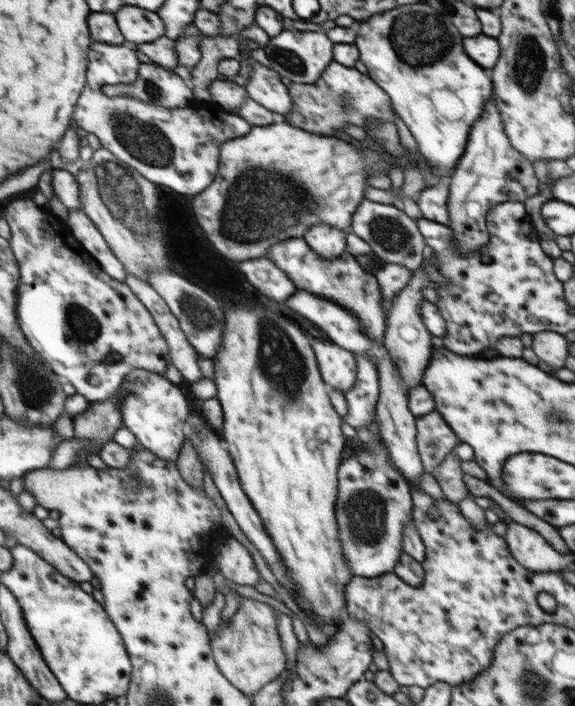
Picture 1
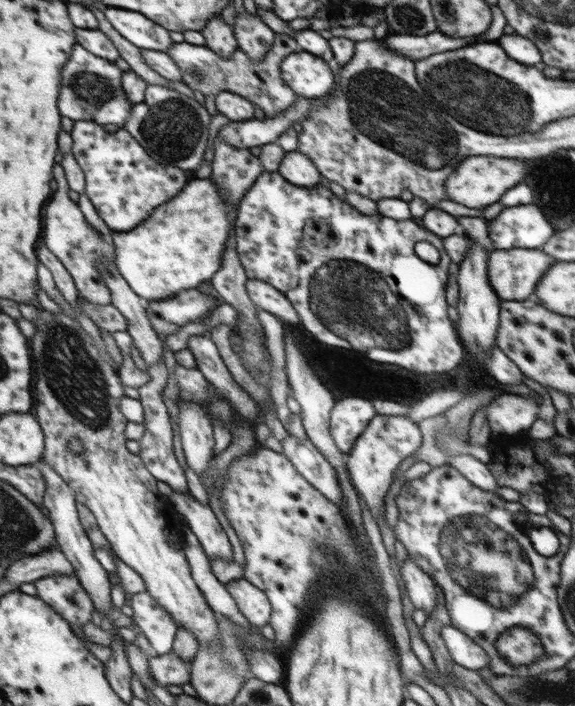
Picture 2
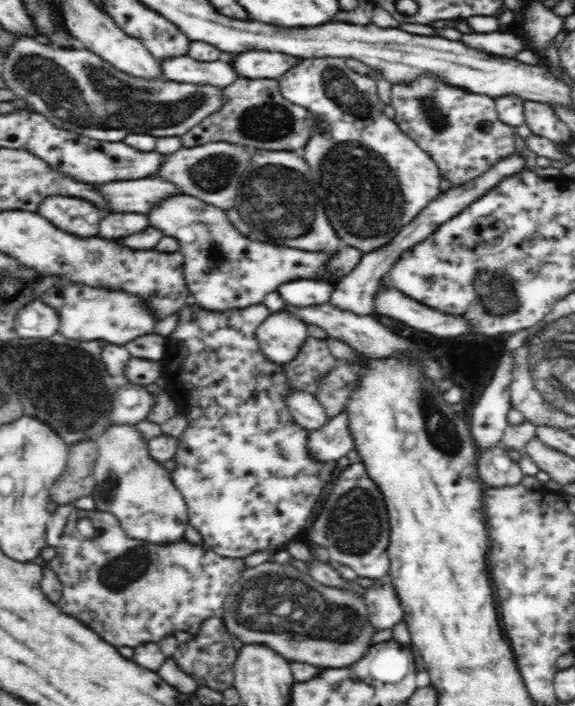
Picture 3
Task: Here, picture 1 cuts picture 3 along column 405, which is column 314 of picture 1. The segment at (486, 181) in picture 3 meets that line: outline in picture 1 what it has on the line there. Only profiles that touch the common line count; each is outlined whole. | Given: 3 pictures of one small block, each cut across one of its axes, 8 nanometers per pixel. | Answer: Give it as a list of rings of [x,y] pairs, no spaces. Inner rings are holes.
[[[318,224],[316,228],[308,230],[304,236],[302,236],[308,243],[308,246],[324,260],[334,260],[342,254],[346,246],[347,234],[338,230],[336,226],[324,226],[324,224]]]

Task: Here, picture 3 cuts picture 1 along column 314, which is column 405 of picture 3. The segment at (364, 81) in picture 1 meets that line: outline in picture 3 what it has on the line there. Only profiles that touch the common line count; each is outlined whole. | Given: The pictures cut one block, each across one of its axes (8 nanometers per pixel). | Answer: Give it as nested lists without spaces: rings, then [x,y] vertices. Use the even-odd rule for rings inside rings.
[[[422,75],[410,82],[391,83],[391,106],[395,110],[394,122],[433,158],[441,177],[450,180],[453,187],[472,182],[490,170],[490,166],[516,152],[516,127],[500,121],[494,99],[485,94],[477,95],[466,89],[450,88],[438,77]]]

